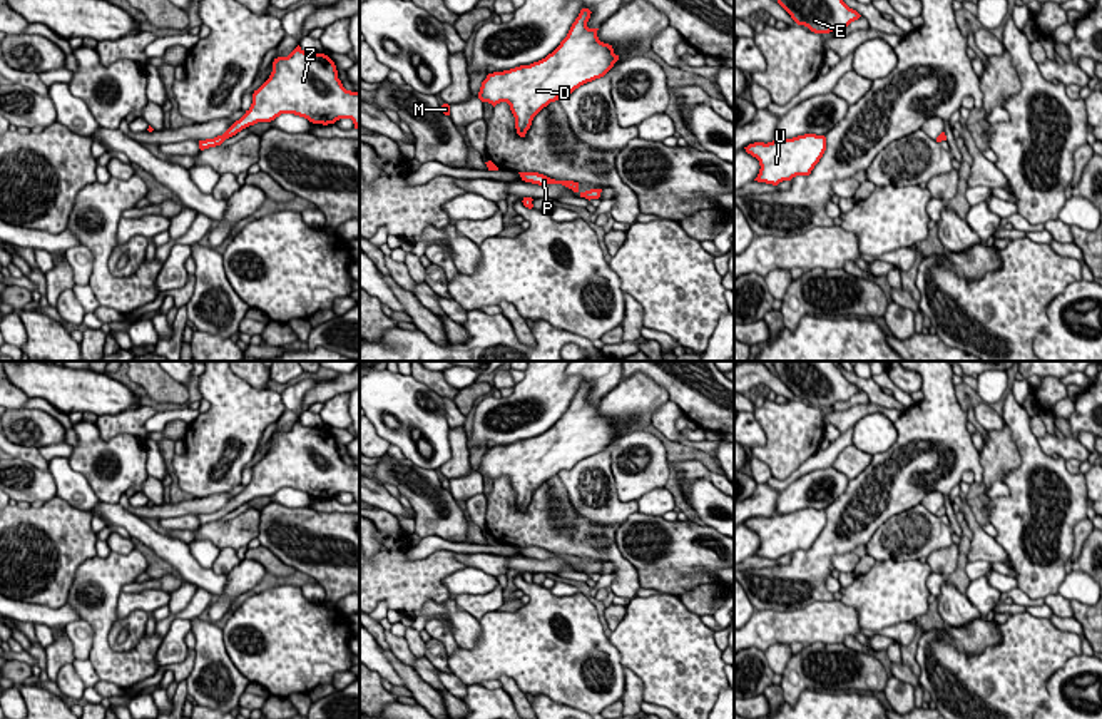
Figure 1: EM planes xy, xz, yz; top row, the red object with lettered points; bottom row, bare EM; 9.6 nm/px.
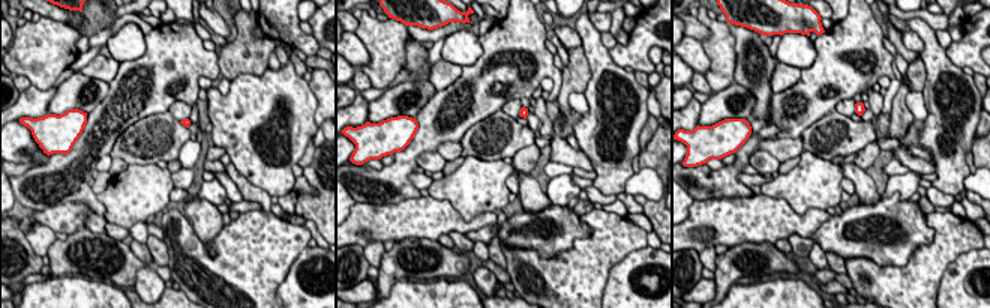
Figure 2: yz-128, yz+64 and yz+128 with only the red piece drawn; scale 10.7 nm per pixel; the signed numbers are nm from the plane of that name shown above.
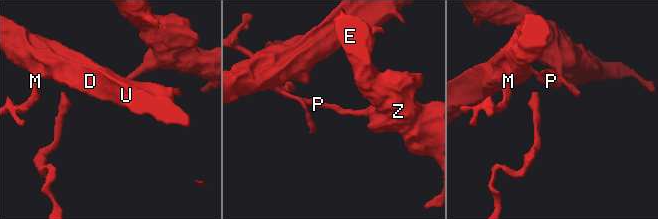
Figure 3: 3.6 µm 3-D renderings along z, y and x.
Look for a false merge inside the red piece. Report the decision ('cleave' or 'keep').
cleave

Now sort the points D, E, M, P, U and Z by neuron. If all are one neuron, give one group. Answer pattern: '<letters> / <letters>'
D M P U / E Z

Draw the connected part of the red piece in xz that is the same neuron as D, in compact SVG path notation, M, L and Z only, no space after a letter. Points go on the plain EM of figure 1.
M582 383L567 411L545 433L488 448L482 456L478 473L493 482L507 477L520 512L525 512L543 482L604 451L619 435L612 420L599 415L599 403L587 401L590 388L589 383Z

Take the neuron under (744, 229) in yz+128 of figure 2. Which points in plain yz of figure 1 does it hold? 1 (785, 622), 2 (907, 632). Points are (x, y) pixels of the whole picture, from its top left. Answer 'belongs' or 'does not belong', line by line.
1: belongs
2: belongs

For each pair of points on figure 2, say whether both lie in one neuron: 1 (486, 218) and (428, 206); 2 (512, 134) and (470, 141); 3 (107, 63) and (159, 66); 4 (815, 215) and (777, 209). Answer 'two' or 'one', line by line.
1: one
2: one
3: two
4: one

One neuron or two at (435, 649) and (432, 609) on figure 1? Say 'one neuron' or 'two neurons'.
two neurons

